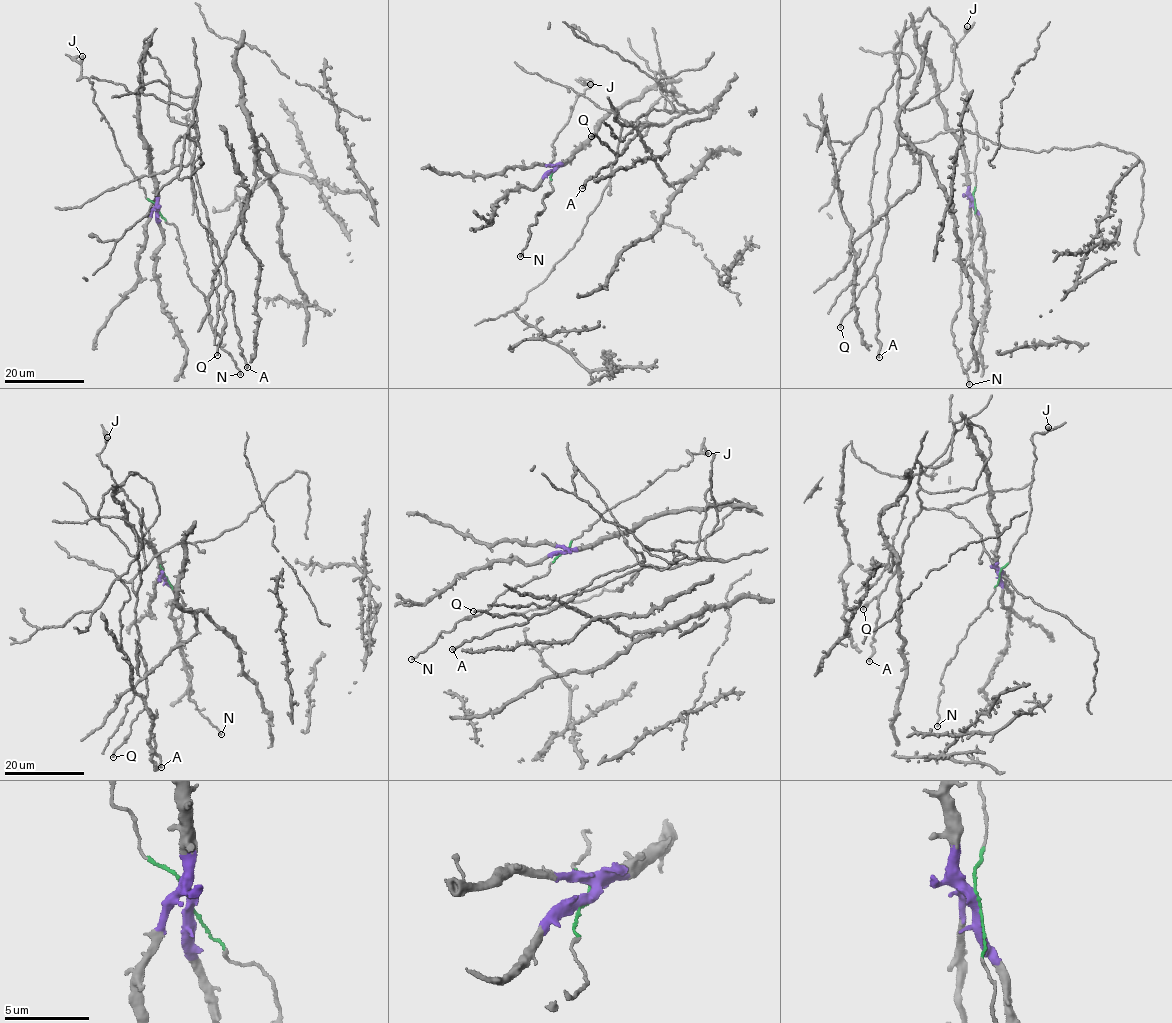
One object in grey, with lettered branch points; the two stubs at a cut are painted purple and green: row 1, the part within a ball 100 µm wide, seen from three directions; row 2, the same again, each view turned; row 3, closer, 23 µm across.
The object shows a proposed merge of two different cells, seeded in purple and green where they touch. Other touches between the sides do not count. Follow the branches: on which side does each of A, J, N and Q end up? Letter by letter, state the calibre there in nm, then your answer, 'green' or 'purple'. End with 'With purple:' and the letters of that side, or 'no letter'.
A: 300 nm thick; purple
J: 440 nm thick; green
N: 220 nm thick; green
Q: 200 nm thick; purple
With purple: A, Q

